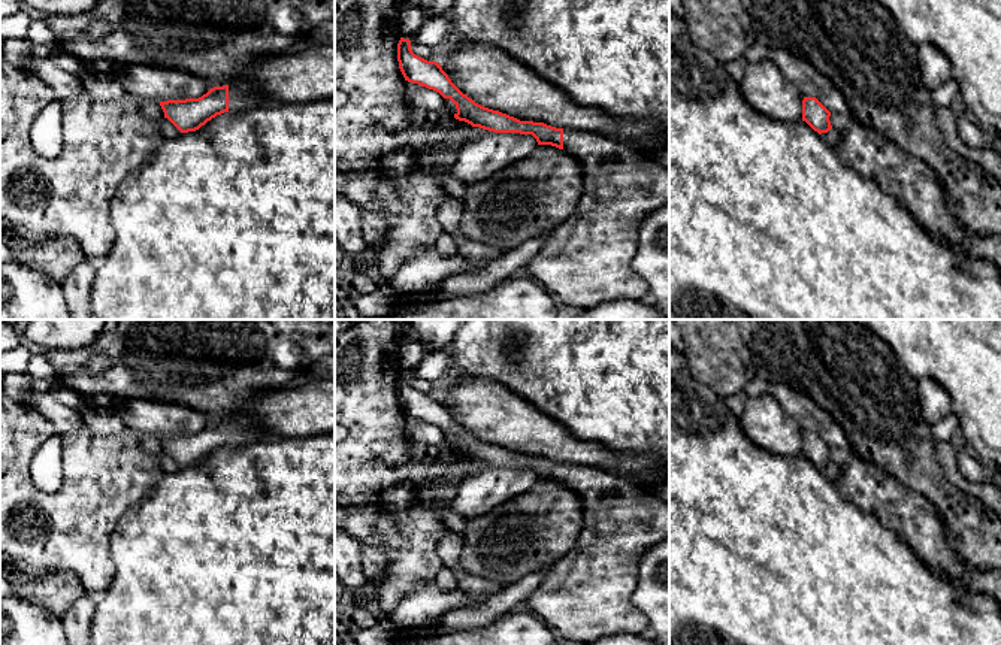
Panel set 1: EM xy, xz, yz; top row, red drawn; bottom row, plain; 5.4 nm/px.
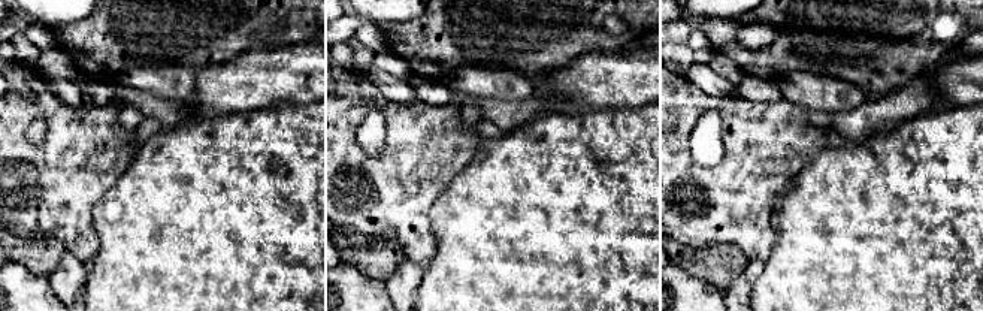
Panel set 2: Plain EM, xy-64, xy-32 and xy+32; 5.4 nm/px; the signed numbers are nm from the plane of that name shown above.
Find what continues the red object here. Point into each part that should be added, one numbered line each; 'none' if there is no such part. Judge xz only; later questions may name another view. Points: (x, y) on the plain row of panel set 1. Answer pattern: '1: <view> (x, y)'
1: xz (587, 596)

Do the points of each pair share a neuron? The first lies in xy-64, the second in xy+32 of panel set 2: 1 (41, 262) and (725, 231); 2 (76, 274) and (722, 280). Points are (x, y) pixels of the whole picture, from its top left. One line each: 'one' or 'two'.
1: two
2: two

